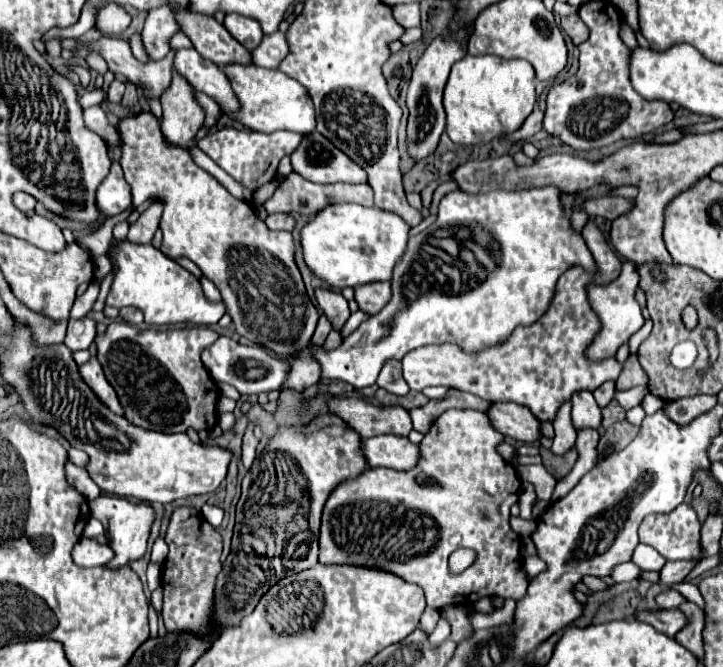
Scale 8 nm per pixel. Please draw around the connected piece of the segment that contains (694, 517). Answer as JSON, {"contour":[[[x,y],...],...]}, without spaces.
{"contour":[[[682,502],[680,506],[676,506],[676,510],[672,510],[672,514],[646,516],[644,522],[640,524],[640,542],[656,548],[667,561],[698,560],[702,556],[700,528],[702,528],[702,522],[696,510],[692,508],[692,504]]]}

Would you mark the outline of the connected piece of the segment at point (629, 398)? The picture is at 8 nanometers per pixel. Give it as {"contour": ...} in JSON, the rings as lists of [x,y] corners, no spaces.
{"contour":[[[634,386],[634,388],[630,388],[630,390],[616,391],[615,399],[618,400],[626,410],[630,410],[630,408],[634,408],[634,406],[640,406],[640,402],[642,402],[642,398],[644,398],[646,392],[648,392],[646,386]]]}

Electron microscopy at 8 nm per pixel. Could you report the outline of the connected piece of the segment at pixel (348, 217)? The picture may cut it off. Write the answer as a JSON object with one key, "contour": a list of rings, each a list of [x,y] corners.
{"contour":[[[332,204],[320,210],[302,228],[304,260],[330,288],[356,288],[370,282],[392,280],[392,270],[406,250],[408,232],[410,226],[398,214],[376,206],[366,208],[360,204]]]}

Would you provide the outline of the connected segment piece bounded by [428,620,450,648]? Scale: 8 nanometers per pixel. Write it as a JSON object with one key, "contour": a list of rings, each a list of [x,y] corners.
{"contour":[[[446,620],[438,622],[436,632],[434,632],[434,634],[430,634],[428,638],[430,638],[430,642],[432,642],[432,646],[434,646],[434,648],[438,648],[442,642],[446,642],[446,640],[450,638],[450,628],[448,628],[448,622],[446,622]]]}

